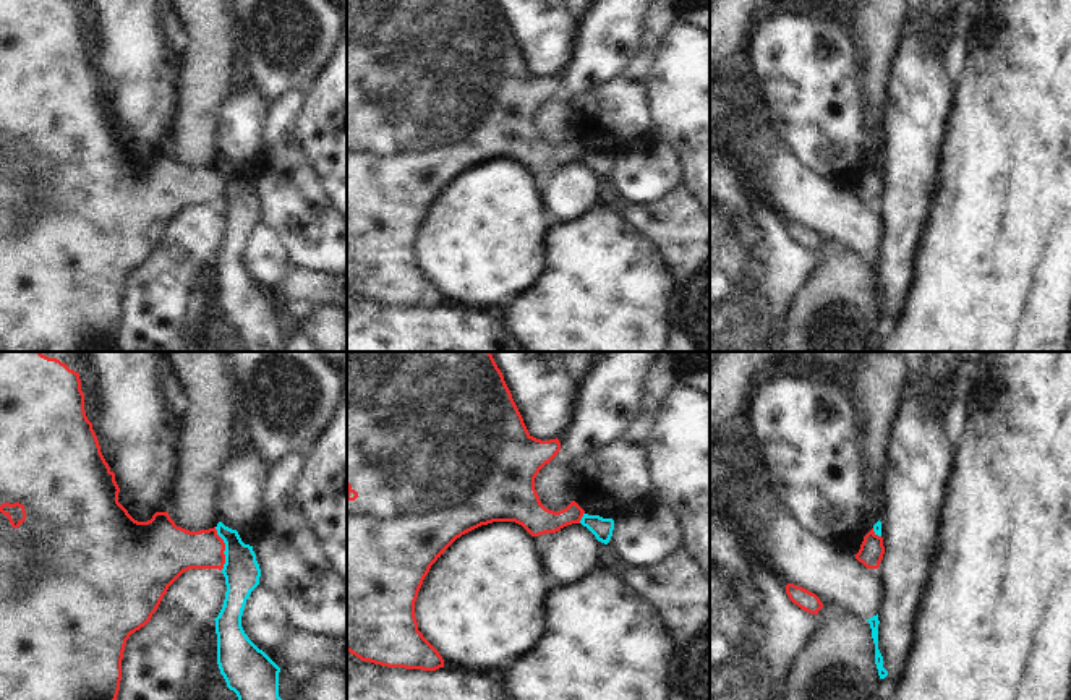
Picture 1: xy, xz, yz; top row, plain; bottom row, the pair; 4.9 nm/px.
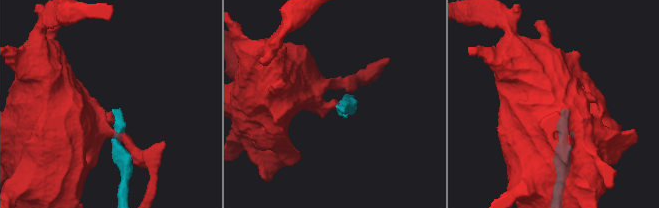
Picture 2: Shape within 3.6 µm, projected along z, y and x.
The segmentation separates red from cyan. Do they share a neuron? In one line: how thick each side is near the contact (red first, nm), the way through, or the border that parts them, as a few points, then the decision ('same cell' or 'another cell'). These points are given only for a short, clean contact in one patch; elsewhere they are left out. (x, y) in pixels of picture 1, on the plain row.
calibres 240 and 180 nm; border xy (214, 164), (224, 180), (222, 206); another cell

